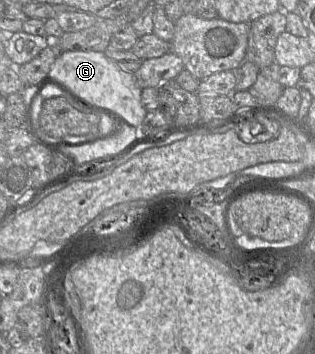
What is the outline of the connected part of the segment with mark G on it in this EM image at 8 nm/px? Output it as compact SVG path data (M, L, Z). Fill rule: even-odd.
M60 52L45 79L59 83L80 99L102 109L107 116L116 117L138 129L147 114L141 103L142 88L137 84L133 73L122 69L107 58L104 52Z

